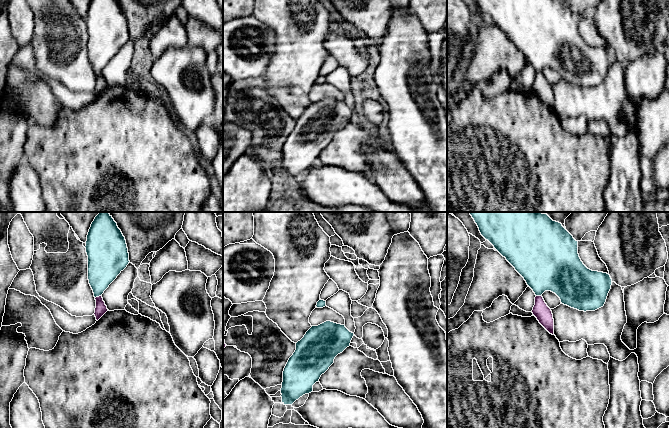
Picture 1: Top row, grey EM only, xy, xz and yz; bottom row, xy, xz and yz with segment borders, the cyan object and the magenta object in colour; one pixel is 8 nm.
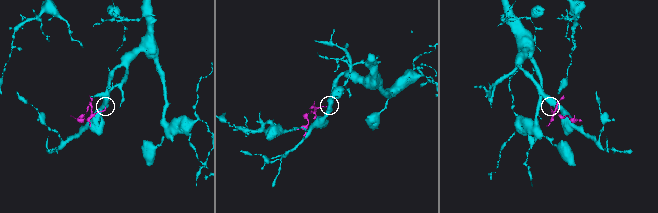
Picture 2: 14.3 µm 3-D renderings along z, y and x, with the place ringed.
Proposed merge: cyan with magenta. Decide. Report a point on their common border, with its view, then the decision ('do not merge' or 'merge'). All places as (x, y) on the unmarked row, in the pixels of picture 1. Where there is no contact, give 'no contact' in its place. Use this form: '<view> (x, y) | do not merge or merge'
xy (98, 72) | merge

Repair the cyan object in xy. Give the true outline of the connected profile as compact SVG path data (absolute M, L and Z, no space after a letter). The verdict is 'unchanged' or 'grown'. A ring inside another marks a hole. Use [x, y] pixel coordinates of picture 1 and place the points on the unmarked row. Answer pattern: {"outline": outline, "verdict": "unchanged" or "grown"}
{"outline": "M91 0L87 11L88 56L96 76L98 97L107 87L102 70L129 40L125 13L117 0Z", "verdict": "grown"}

